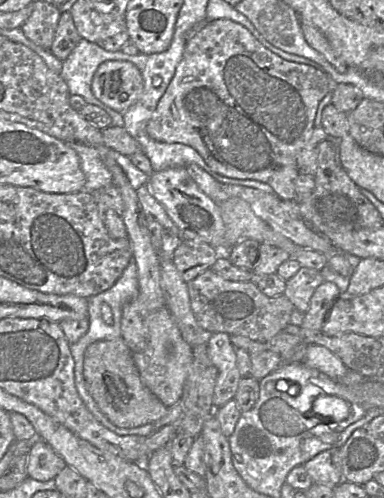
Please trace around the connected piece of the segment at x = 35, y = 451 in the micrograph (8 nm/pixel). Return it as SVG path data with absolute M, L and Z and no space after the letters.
M45 441L36 442L30 449L27 473L28 478L46 482L55 479L65 468L64 460Z

